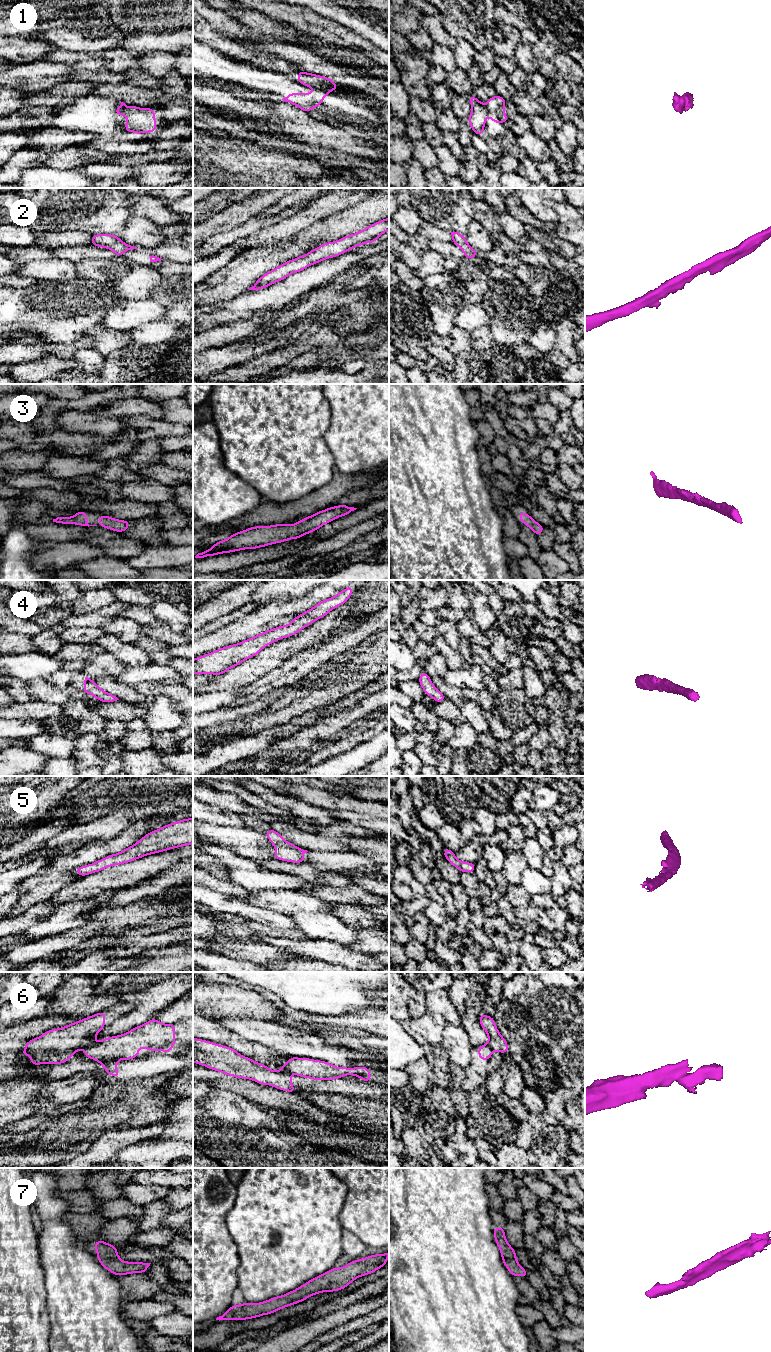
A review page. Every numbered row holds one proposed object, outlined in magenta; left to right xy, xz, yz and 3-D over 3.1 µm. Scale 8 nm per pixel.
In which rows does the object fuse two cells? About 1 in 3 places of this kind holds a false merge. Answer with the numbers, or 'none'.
1, 6

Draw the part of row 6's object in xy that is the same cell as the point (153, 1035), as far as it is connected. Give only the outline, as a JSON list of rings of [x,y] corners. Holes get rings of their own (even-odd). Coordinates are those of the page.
[[[153,1018],[117,1036],[100,1040],[84,1049],[85,1057],[99,1062],[110,1076],[120,1077],[117,1063],[139,1056],[139,1048],[170,1053],[175,1046],[175,1024],[164,1024]]]

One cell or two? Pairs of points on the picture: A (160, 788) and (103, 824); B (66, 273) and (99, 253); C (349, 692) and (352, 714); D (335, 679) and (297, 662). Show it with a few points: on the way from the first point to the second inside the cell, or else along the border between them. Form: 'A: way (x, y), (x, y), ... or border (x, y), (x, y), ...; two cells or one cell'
A: border (145, 805), (99, 817); two cells
B: border (53, 257), (73, 260), (75, 262); two cells
C: border (371, 693), (347, 708), (334, 711); two cells
D: border (317, 671), (308, 677); two cells

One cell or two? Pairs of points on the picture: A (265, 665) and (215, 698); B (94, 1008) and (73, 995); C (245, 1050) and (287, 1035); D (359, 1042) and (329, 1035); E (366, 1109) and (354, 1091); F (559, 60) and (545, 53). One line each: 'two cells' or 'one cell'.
A: two cells
B: one cell
C: two cells
D: one cell
E: two cells
F: two cells

